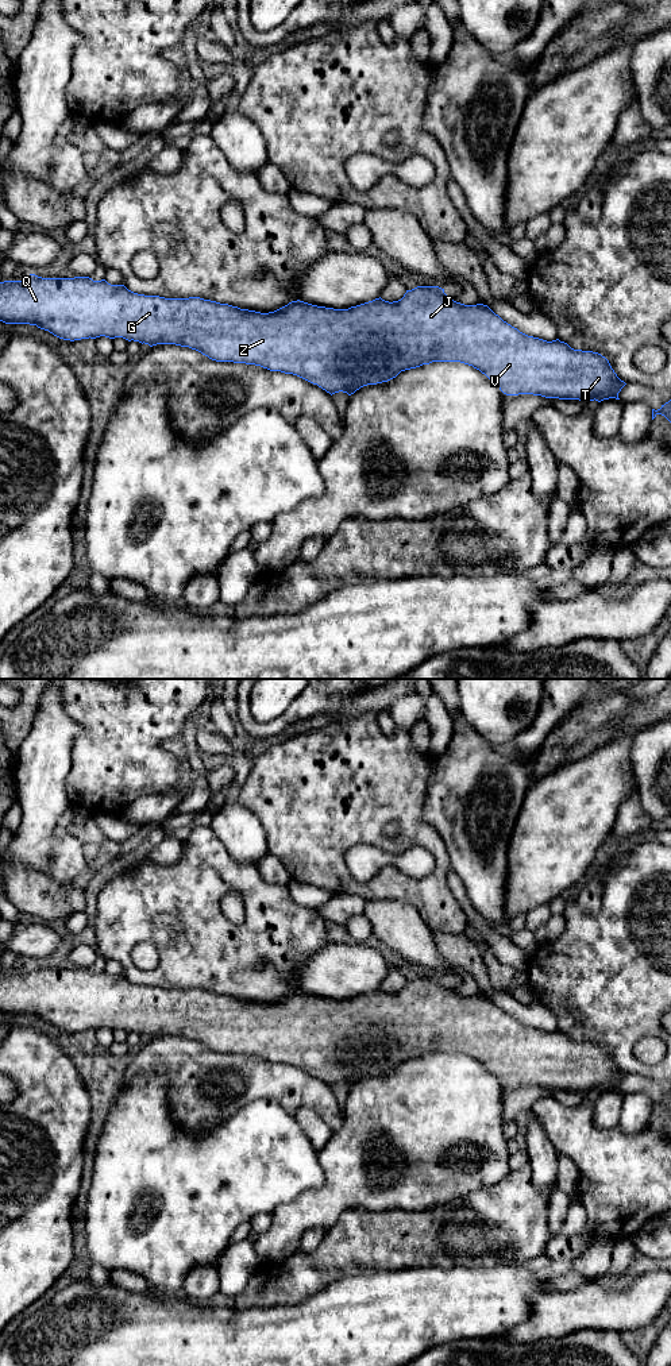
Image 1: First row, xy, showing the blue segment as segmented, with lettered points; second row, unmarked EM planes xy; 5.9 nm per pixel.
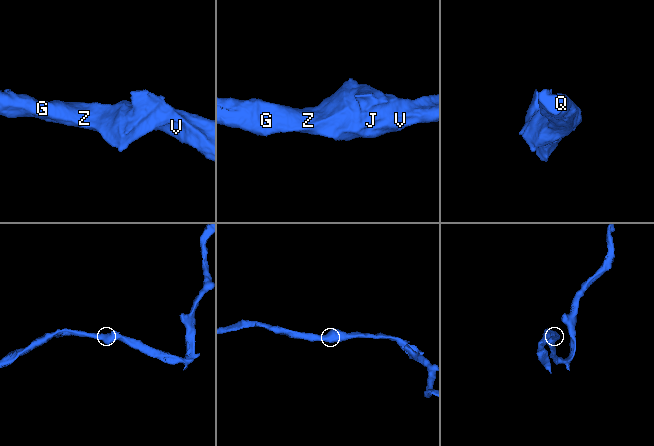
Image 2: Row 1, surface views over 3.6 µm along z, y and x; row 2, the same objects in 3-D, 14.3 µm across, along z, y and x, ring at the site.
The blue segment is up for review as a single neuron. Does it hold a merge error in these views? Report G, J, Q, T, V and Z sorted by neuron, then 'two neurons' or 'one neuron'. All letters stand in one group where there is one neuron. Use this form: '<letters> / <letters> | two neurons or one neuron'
G J Q T V Z | one neuron

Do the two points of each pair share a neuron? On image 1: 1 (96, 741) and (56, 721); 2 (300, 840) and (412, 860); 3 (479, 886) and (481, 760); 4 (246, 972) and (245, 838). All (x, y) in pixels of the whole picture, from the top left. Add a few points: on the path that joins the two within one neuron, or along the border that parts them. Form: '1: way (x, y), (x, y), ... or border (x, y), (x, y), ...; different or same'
1: border (62, 706), (80, 726), (72, 747), (72, 763); different
2: border (382, 849), (354, 845), (346, 856), (347, 869); different
3: way (473, 855), (461, 832), (459, 791); same
4: border (222, 841), (226, 851), (238, 863), (255, 865); different

